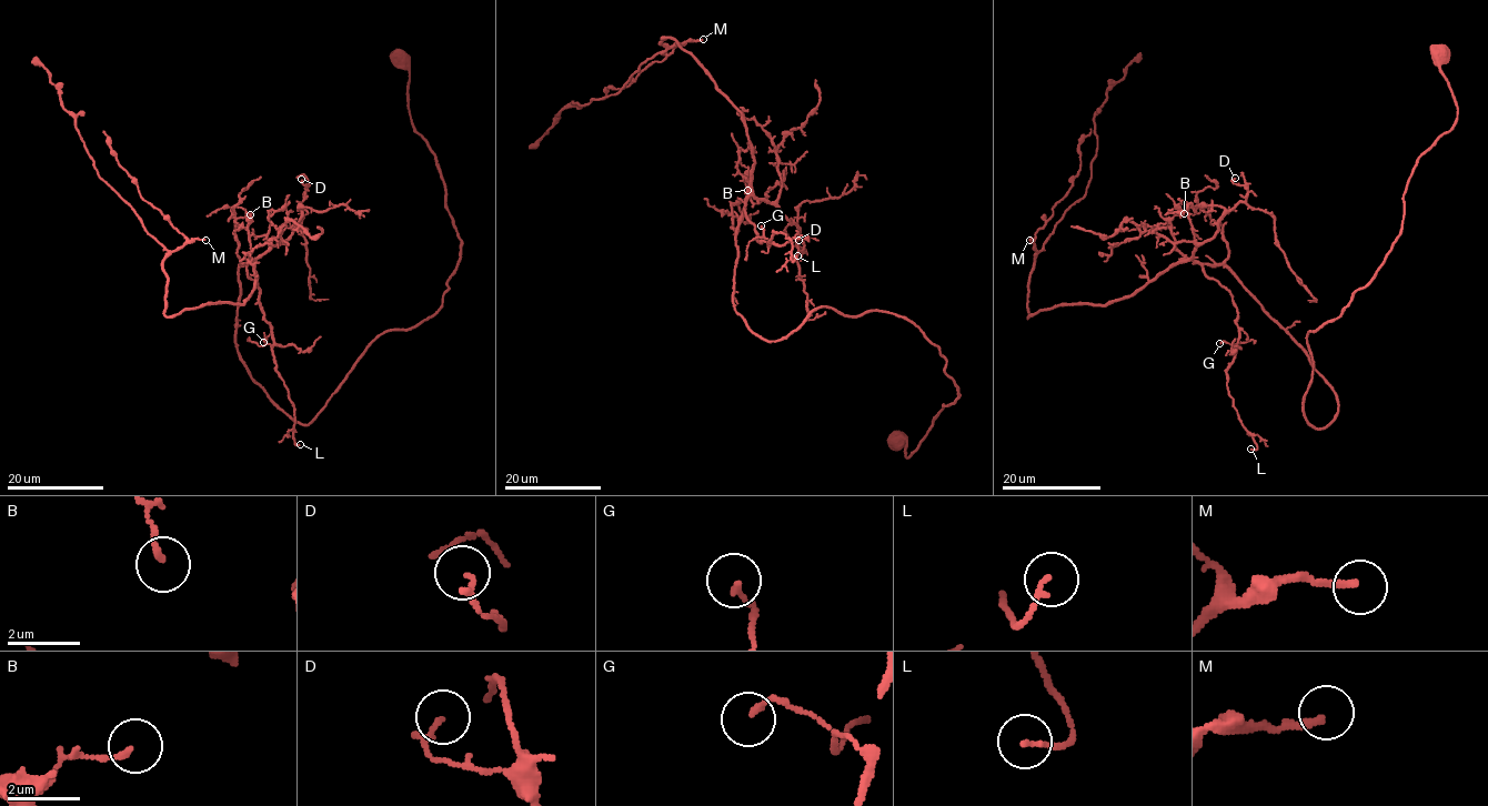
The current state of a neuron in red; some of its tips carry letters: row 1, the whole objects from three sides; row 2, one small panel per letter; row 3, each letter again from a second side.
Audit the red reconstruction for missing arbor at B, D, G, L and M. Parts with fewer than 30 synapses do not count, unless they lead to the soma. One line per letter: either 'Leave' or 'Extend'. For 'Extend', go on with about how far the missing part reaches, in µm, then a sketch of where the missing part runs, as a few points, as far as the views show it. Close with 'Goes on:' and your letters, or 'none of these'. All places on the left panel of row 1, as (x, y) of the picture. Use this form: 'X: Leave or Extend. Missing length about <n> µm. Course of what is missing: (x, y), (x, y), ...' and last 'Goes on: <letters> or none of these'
B: Leave
D: Leave
G: Leave
L: Leave
M: Extend. Missing length about 120 µm
Goes on: M

